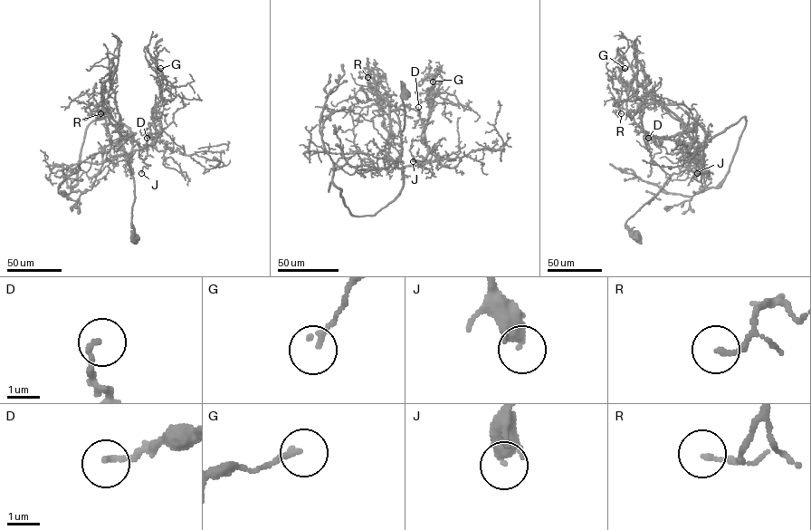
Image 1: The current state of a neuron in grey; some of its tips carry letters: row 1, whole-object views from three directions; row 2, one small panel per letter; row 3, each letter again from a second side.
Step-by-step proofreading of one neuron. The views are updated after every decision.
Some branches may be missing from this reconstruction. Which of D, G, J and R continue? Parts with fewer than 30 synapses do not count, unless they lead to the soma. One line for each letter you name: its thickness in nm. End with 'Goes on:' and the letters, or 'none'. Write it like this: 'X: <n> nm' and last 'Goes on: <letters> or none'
Goes on: none

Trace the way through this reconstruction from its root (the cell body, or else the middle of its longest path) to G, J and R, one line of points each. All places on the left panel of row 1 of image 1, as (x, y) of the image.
G: (135, 236), (131, 221), (134, 183), (128, 155), (143, 149), (155, 136), (152, 110), (161, 98), (160, 68)
J: (135, 236), (131, 221), (134, 183), (128, 155), (135, 149), (147, 149), (143, 161), (147, 164), (141, 173)
R: (135, 236), (130, 164), (117, 143), (120, 133), (109, 121), (109, 110), (103, 108), (100, 113)

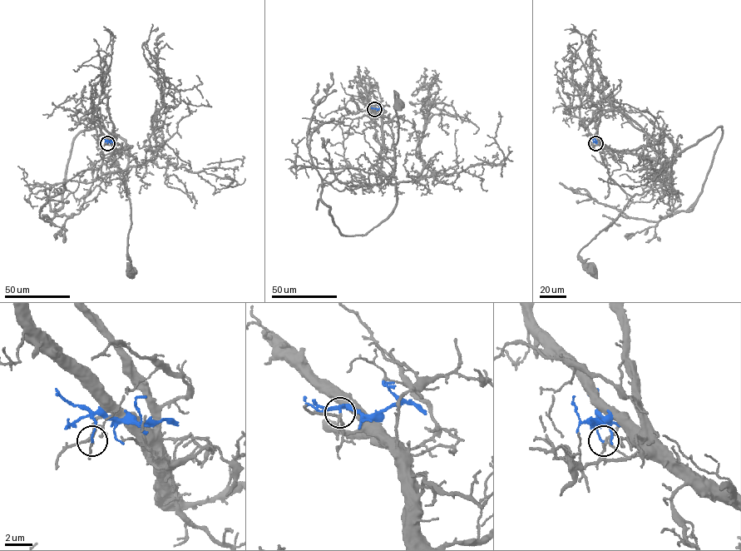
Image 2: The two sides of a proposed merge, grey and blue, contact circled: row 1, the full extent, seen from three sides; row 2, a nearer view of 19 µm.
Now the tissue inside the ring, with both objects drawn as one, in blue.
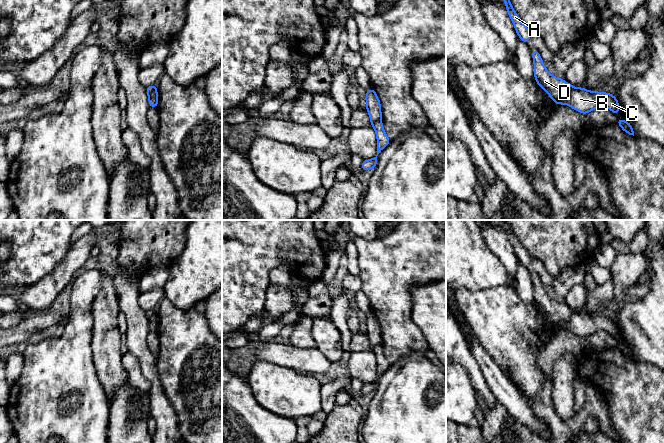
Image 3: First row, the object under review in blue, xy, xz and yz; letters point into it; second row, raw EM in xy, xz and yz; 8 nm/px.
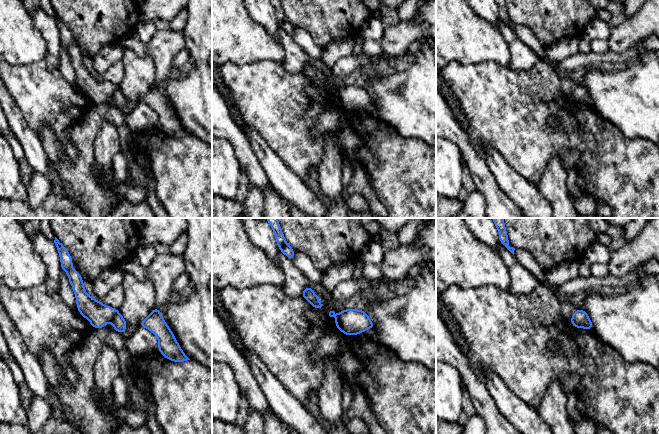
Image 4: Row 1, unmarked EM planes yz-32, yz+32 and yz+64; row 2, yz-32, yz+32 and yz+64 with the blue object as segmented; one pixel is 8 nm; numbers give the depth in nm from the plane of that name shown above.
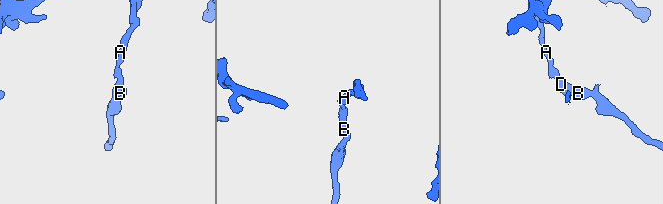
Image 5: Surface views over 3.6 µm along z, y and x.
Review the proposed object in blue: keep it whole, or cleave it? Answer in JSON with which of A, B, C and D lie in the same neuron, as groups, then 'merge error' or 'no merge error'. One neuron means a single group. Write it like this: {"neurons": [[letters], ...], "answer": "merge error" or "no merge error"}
{"neurons": [["A", "D"], ["B", "C"]], "answer": "merge error"}

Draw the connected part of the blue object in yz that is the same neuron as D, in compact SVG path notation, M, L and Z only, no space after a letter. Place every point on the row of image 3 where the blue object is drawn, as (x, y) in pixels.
M537 50L531 51L534 62L534 78L537 84L551 97L556 105L566 104L574 86L562 78L553 76L544 66Z

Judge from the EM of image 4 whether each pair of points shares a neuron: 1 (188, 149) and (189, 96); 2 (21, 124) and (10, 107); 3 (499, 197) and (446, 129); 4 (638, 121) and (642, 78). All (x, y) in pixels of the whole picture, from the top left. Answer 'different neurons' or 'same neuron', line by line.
1: different neurons
2: same neuron
3: same neuron
4: same neuron

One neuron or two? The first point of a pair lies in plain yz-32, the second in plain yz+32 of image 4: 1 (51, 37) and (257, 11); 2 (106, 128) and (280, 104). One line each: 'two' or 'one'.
1: one
2: two

